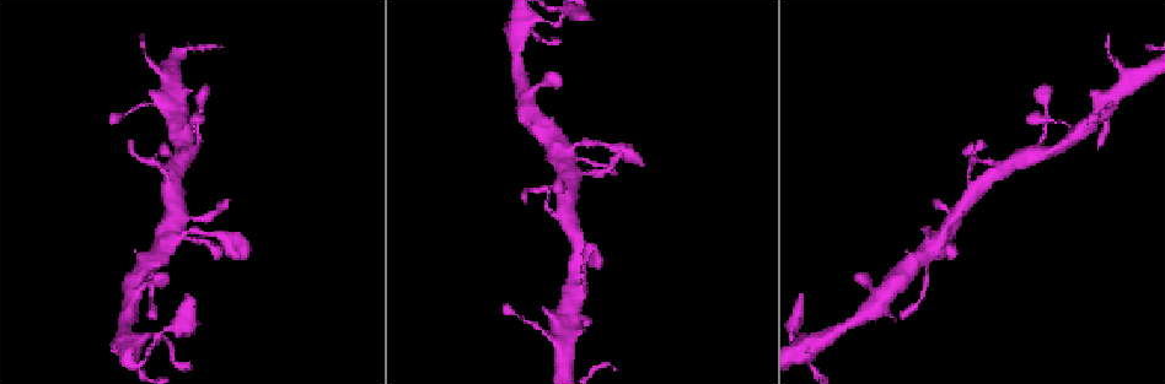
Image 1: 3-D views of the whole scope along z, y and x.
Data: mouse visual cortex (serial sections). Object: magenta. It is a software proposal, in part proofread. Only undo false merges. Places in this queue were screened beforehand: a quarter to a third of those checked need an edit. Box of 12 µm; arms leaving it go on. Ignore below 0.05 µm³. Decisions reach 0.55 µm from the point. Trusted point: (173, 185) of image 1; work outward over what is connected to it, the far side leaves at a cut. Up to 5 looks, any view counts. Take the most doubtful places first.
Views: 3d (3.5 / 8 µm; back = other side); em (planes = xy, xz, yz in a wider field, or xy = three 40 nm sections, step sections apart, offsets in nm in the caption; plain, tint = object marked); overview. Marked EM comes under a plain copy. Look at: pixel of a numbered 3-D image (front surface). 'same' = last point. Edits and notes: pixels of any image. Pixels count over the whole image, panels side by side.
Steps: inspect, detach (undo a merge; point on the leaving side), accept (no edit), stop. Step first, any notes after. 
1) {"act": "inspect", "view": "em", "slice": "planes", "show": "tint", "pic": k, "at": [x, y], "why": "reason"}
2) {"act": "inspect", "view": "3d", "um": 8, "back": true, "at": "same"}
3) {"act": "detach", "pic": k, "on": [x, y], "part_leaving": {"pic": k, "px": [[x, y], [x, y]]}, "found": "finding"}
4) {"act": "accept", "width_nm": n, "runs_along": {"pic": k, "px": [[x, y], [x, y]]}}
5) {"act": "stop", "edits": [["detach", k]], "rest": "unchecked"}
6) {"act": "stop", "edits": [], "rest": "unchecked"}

{"act": "inspect", "view": "3d", "um": 3.5, "pic": 1, "at": [560, 18], "why": "sharp bend"}

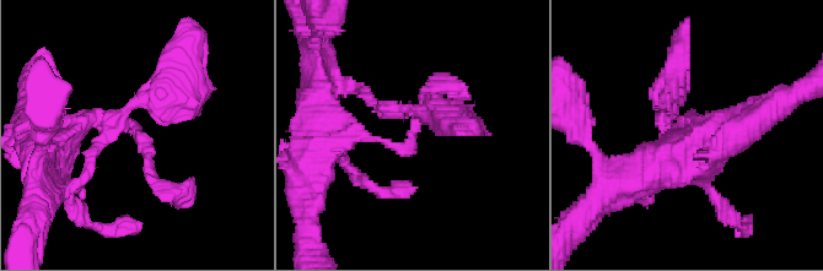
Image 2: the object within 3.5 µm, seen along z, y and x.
{"act": "inspect", "view": "em", "slice": "xy", "step": 1, "show": "tint", "pic": 2, "at": [413, 136], "arm_widths_nm": [150, 250]}

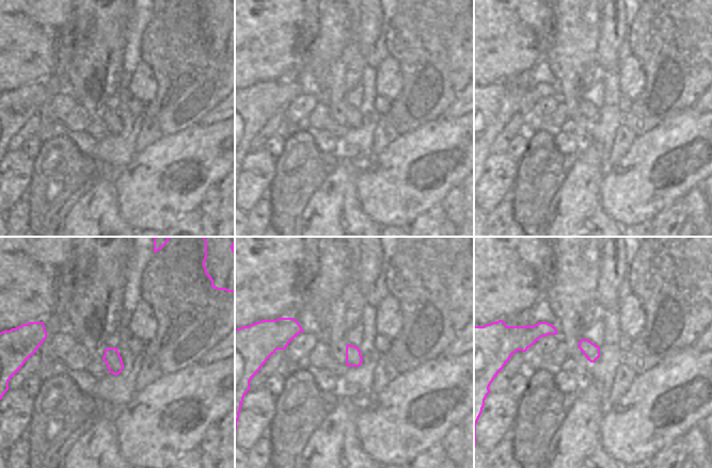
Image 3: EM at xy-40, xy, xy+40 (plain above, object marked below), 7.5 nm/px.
{"act": "accept", "runs_along": {"pic": 2, "px": [[70, 130], [127, 119], [160, 187]]}, "found": "continuous, no second cell"}

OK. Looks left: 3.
{"act": "inspect", "view": "3d", "um": 3.5, "back": true, "pic": 1, "at": [1046, 118], "why": "branch point"}

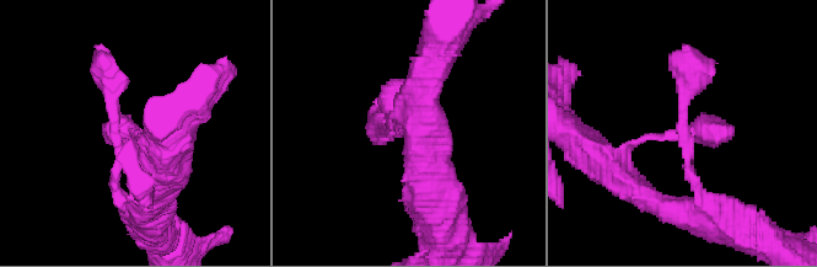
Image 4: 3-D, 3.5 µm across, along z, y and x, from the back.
{"act": "inspect", "view": "em", "slice": "xy", "step": 3, "show": "tint", "pic": 4, "at": [688, 137], "why": "shape alone is not enough"}

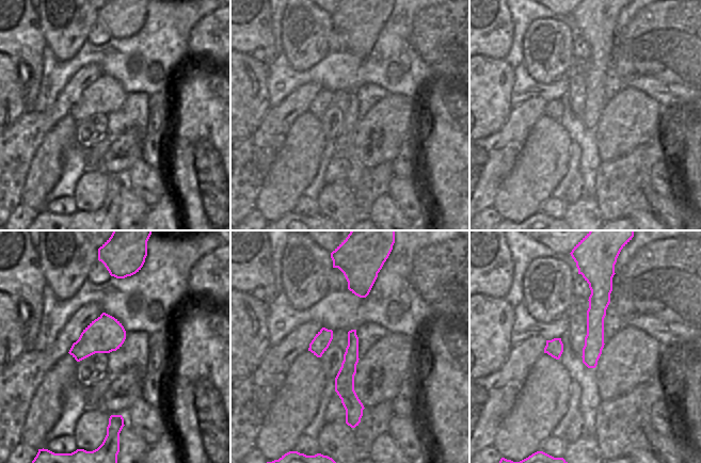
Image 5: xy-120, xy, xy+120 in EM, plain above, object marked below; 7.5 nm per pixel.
{"act": "accept", "runs_along": {"pic": 4, "px": [[130, 207], [116, 188], [112, 79], [101, 55]]}, "found": "one cell here"}

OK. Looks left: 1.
{"act": "stop", "edits": [], "rest": "unchecked"}

